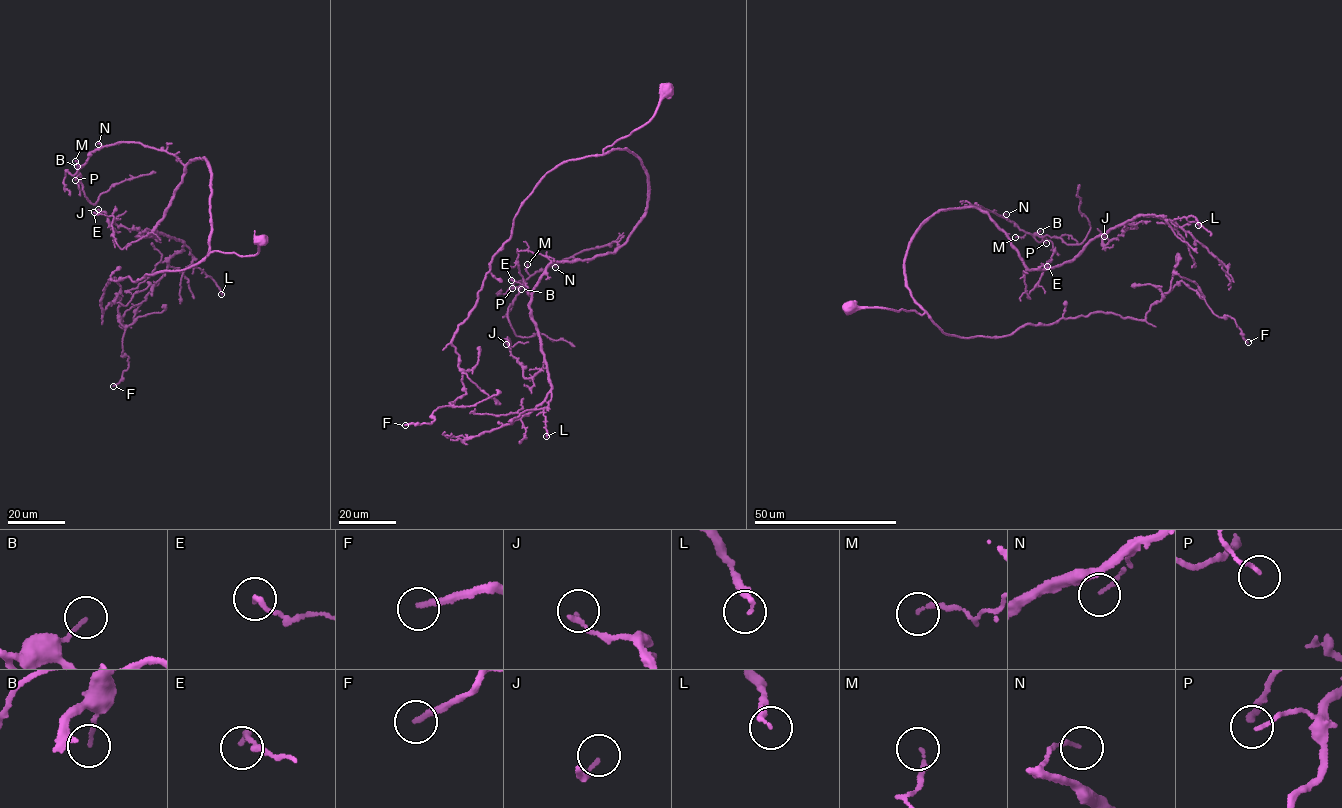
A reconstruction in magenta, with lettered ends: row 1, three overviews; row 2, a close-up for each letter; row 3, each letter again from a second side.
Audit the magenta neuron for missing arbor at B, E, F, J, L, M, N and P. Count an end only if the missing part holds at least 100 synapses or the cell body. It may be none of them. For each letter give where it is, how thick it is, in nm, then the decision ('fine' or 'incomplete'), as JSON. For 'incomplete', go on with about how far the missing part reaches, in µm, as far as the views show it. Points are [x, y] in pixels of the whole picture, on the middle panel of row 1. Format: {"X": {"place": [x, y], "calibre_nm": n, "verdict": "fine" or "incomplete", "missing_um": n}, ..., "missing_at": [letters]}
{"B": {"place": [521, 289], "calibre_nm": 110, "verdict": "fine"}, "E": {"place": [511, 280], "calibre_nm": 160, "verdict": "fine"}, "F": {"place": [405, 425], "calibre_nm": 200, "verdict": "fine"}, "J": {"place": [506, 344], "calibre_nm": 140, "verdict": "fine"}, "L": {"place": [546, 436], "calibre_nm": 160, "verdict": "fine"}, "M": {"place": [527, 264], "calibre_nm": 160, "verdict": "fine"}, "N": {"place": [555, 267], "calibre_nm": 110, "verdict": "fine"}, "P": {"place": [512, 288], "calibre_nm": 110, "verdict": "fine"}, "missing_at": []}

